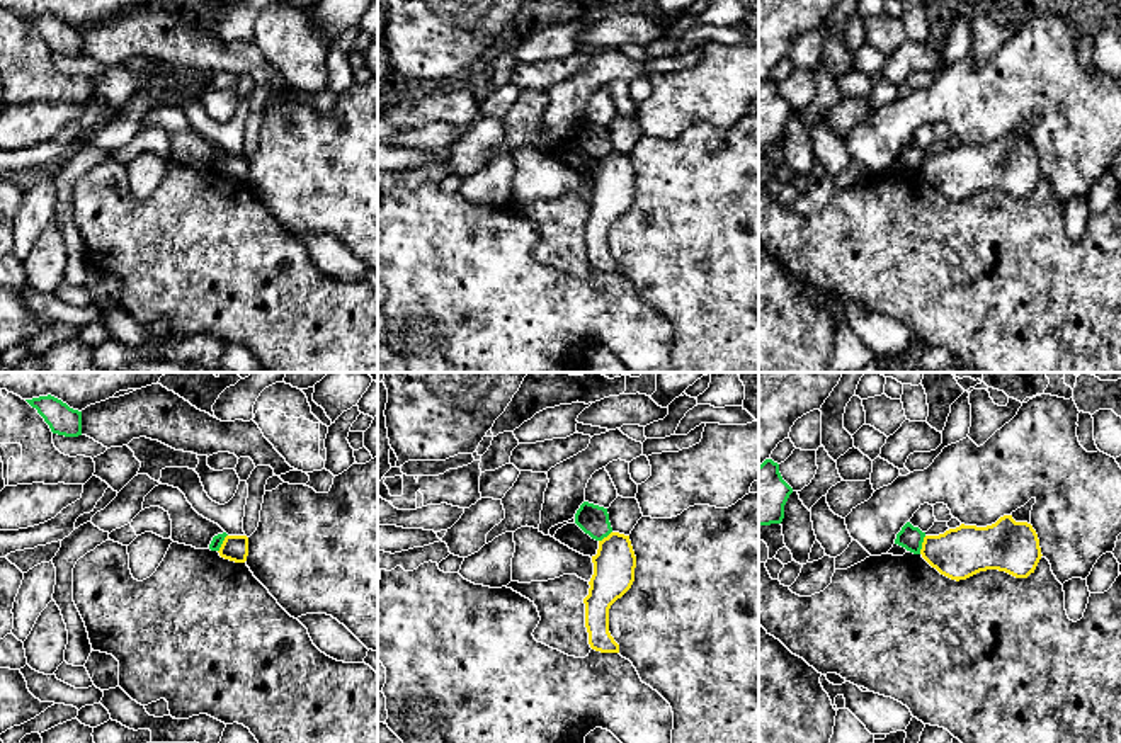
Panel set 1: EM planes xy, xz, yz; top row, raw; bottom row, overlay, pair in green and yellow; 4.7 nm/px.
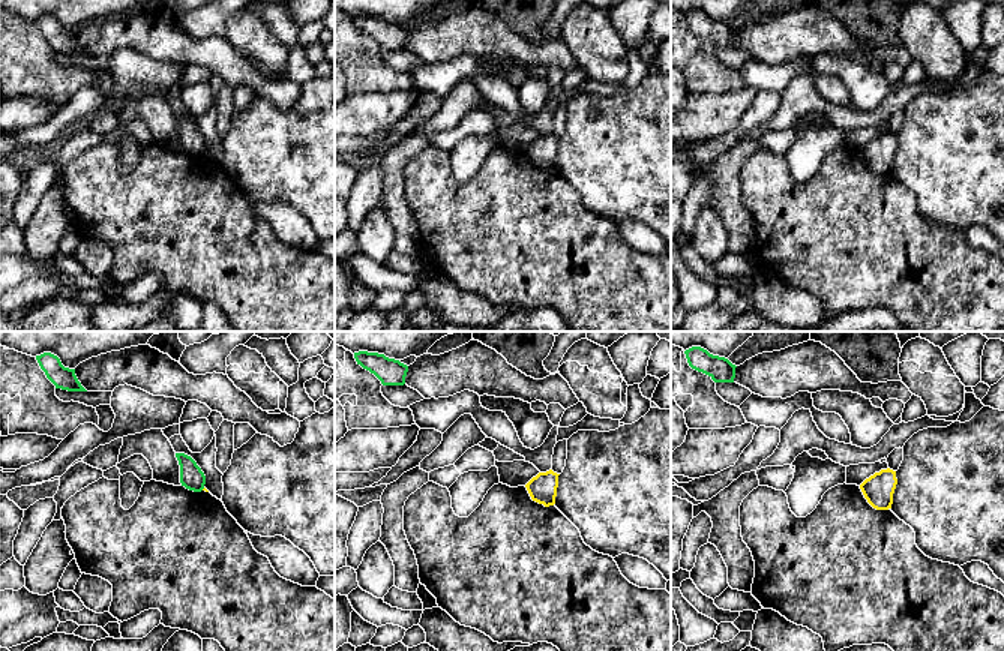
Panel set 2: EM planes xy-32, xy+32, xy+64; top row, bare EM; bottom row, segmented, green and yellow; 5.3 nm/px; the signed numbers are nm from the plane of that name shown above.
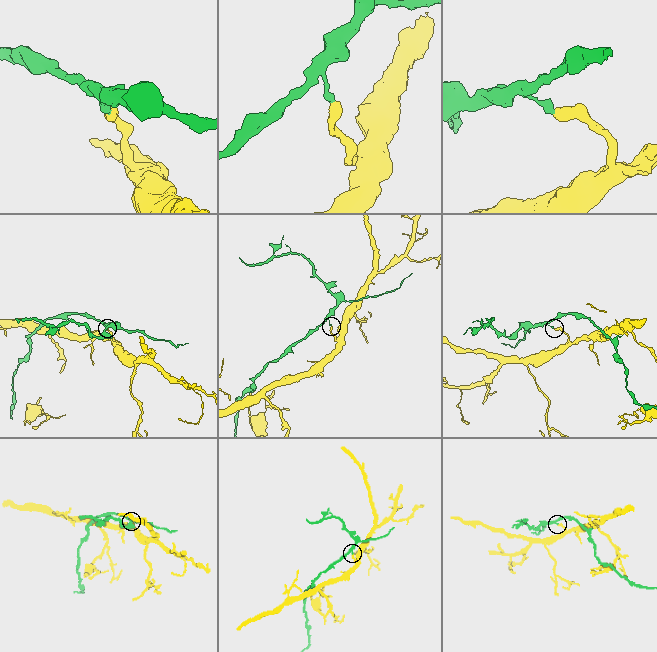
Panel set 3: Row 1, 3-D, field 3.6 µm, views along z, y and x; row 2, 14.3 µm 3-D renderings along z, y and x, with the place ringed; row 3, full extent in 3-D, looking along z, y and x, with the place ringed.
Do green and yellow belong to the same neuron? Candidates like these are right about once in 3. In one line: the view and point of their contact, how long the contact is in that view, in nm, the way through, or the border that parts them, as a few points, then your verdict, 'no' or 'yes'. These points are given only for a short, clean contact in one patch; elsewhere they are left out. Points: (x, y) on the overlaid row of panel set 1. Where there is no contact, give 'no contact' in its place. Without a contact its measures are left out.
yz (921, 544) | 90 nm | along yz (926, 536), (919, 553) | no

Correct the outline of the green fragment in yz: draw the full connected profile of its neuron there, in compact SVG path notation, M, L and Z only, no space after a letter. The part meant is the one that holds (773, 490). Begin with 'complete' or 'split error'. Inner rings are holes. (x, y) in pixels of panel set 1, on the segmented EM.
complete | M765 459L759 466L759 525L781 524L793 488L782 479L779 464Z

